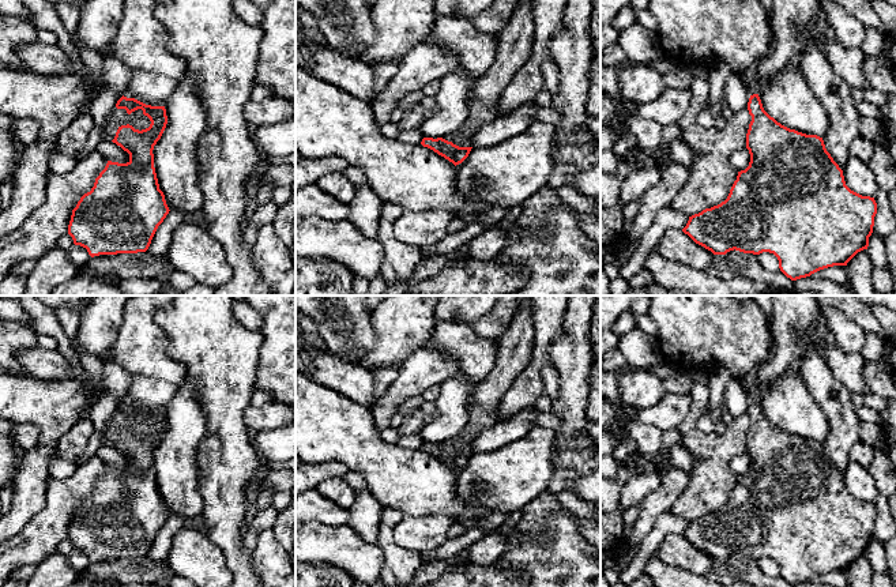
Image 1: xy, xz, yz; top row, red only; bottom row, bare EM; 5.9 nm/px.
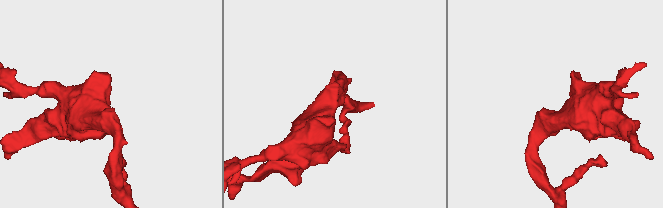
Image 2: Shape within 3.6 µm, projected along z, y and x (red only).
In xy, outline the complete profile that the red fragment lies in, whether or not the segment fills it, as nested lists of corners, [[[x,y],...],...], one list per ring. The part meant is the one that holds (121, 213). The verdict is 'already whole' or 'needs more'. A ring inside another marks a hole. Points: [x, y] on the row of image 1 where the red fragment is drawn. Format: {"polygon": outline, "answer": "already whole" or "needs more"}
{"polygon": [[[123,95],[116,108],[128,114],[142,109],[151,124],[142,131],[129,124],[118,127],[112,142],[129,154],[129,161],[108,161],[91,191],[72,210],[68,234],[91,257],[146,252],[170,211],[159,189],[153,154],[167,124],[165,106]]], "answer": "already whole"}

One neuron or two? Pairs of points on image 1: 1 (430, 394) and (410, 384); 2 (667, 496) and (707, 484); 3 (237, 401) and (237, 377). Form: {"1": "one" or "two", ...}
{"1": "two", "2": "two", "3": "one"}

